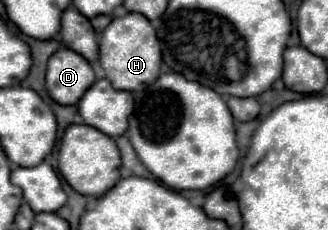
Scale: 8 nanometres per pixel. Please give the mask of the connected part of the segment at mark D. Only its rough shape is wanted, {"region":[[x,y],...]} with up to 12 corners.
{"region":[[62,48],[48,60],[54,102],[78,104],[92,86],[86,58]]}

